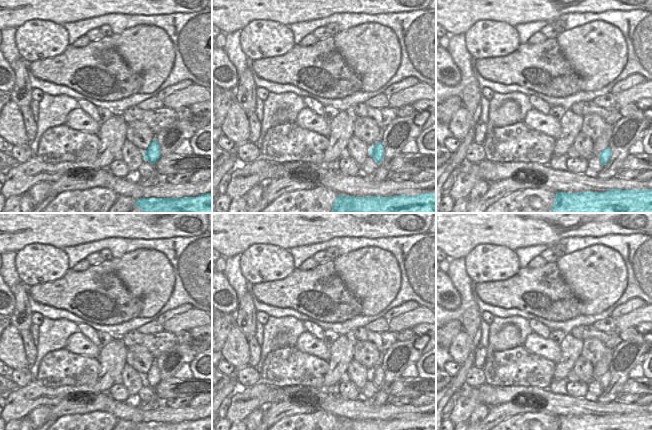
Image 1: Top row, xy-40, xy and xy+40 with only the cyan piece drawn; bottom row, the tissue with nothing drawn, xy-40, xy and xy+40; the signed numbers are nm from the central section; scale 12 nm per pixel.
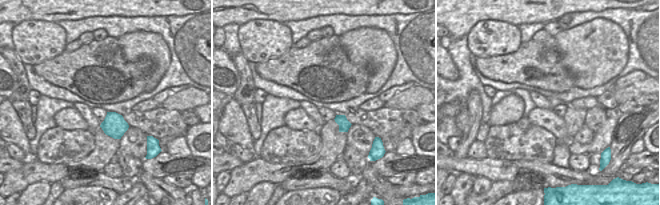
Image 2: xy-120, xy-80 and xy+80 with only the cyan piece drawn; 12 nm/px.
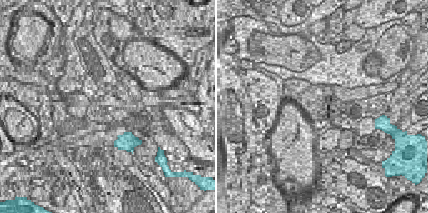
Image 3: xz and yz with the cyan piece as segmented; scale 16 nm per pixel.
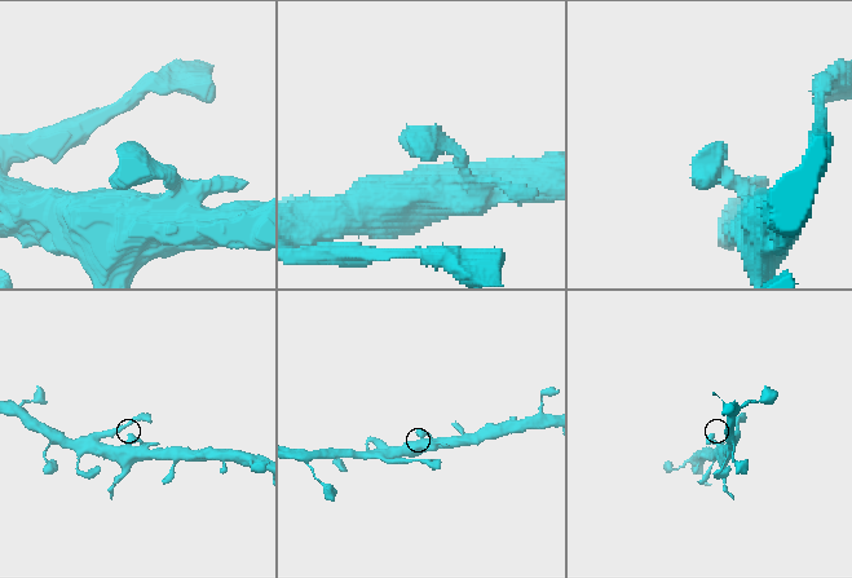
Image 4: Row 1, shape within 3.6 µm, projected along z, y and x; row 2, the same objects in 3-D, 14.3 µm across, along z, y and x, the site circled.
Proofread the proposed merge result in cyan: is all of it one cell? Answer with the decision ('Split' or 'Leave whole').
Leave whole.

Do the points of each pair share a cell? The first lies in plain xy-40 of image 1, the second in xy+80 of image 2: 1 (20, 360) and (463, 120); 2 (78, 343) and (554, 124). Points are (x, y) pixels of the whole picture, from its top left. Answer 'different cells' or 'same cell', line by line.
1: same cell
2: same cell

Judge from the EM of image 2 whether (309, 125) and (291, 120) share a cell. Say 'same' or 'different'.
same

